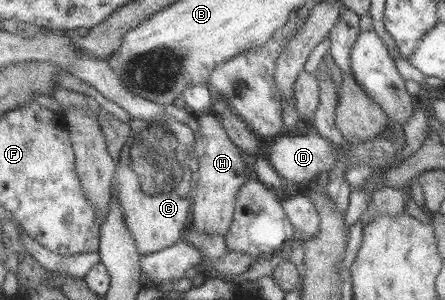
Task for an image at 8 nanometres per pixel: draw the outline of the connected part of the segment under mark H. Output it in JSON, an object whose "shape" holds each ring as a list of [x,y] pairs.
{"shape":[[[213,111],[197,115],[201,130],[196,133],[200,140],[200,149],[194,155],[198,160],[198,184],[193,190],[193,208],[191,223],[197,232],[226,236],[234,221],[237,195],[241,187],[249,180],[249,166],[245,152],[232,141],[225,130],[221,118]]]}

